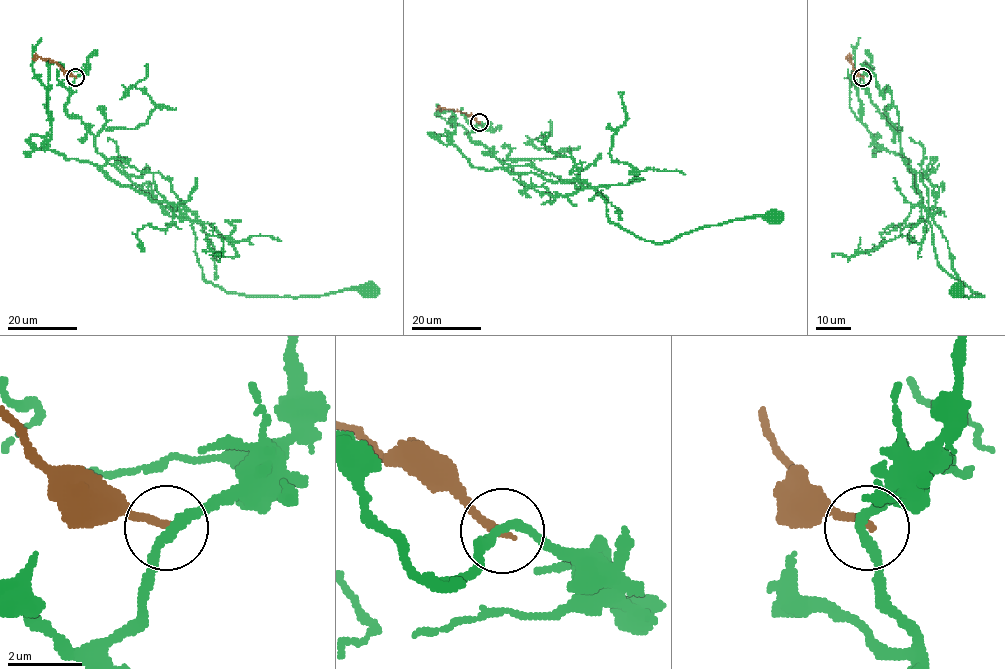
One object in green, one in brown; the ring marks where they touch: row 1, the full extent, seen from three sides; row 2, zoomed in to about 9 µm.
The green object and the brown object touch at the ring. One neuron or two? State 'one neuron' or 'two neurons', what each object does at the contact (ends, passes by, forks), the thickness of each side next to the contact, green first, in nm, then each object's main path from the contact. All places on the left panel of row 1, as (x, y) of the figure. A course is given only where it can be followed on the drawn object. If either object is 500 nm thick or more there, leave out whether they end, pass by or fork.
two neurons | green passes by | brown ends | 240/220 nm | green via (75, 76), (64, 111), (98, 153), (152, 173), (190, 221), (207, 281), (242, 295), (372, 290) | brown via (75, 76), (48, 59), (32, 58)

